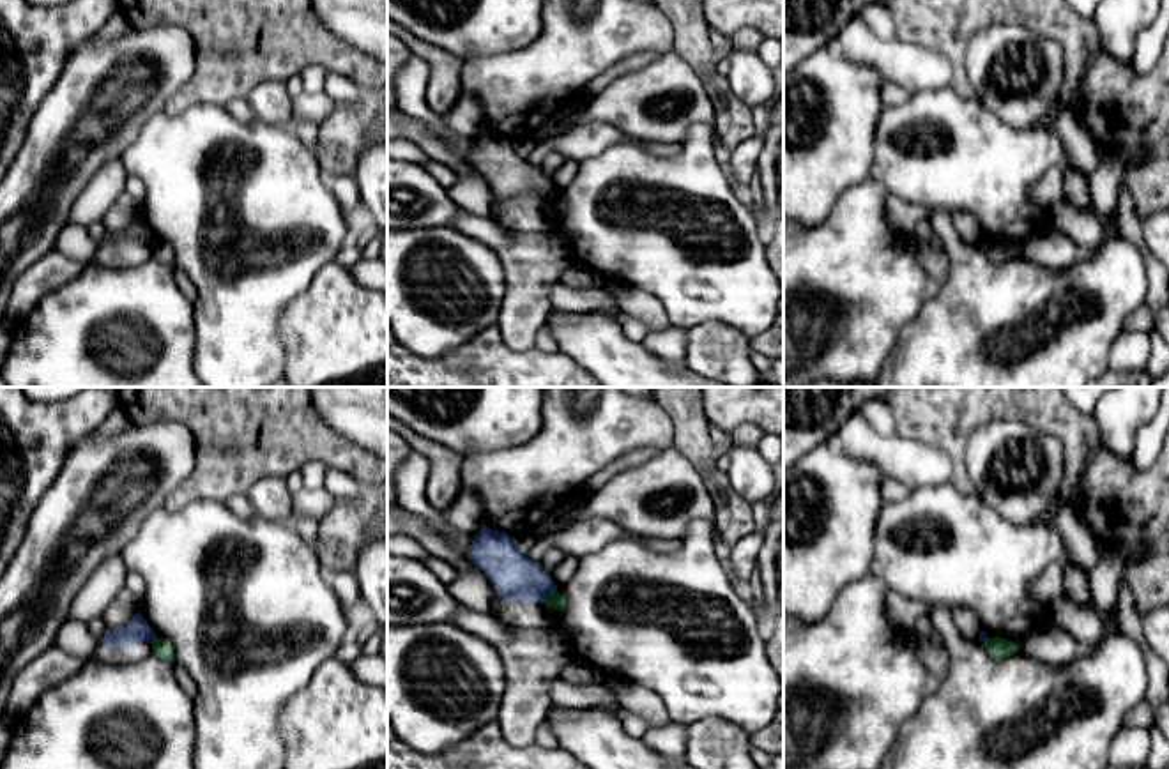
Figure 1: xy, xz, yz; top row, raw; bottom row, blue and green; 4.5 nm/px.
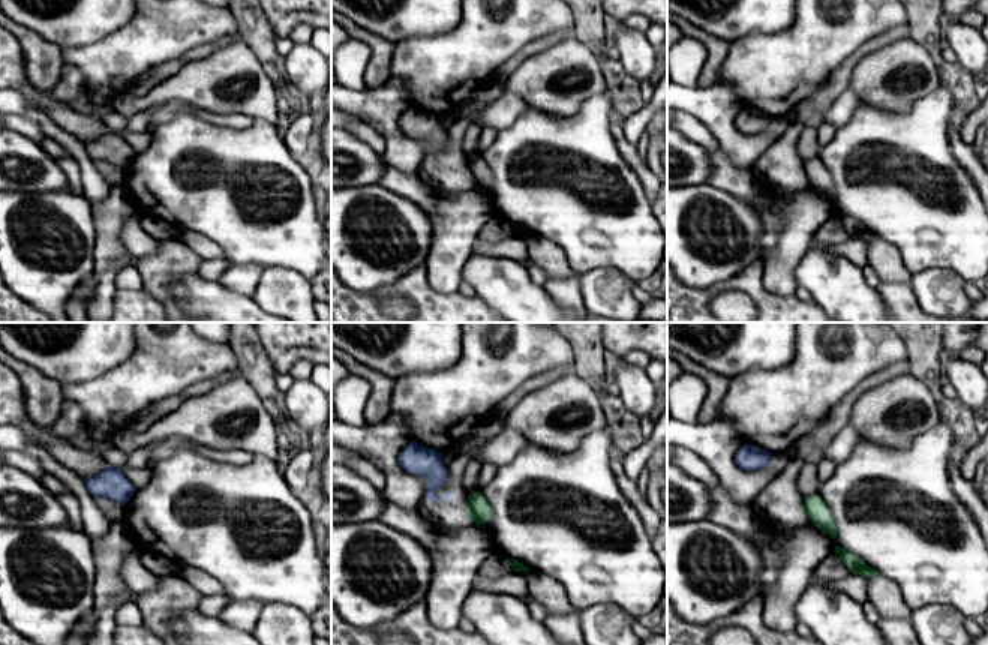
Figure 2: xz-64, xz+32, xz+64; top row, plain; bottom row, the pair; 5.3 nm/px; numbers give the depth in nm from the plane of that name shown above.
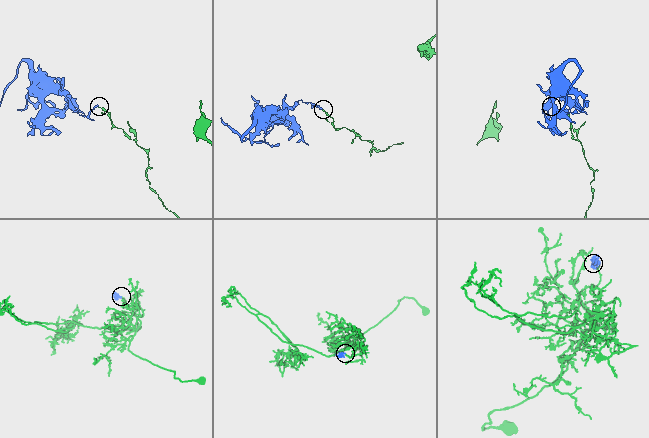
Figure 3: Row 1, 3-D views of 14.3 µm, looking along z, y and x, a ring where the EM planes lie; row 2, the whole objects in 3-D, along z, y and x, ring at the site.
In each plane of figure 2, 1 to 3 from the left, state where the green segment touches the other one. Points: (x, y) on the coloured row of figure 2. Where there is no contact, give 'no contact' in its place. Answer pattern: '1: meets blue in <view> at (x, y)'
1: no contact
2: no contact
3: no contact

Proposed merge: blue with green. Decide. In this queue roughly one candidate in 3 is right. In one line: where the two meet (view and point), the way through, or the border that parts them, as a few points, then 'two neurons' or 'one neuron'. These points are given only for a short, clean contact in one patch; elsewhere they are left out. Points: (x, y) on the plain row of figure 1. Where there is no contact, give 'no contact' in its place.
contact xz (550, 198); border xz (556, 193), (545, 205); two neurons

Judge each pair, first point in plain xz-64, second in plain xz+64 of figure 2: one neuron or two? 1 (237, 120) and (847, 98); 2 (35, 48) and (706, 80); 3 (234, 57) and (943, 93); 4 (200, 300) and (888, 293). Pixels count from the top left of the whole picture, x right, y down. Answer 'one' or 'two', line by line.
1: one
2: one
3: two
4: two

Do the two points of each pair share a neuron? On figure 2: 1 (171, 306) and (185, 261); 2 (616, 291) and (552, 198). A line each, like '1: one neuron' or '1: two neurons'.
1: one neuron
2: two neurons

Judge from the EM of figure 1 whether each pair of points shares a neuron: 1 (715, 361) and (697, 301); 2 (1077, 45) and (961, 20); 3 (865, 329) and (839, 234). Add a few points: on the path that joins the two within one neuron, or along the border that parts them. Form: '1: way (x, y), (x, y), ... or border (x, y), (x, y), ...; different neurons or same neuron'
1: border (688, 327), (699, 322), (725, 322), (745, 335); different neurons
2: way (1049, 18), (989, 18); same neuron
3: way (851, 306), (849, 257); same neuron

